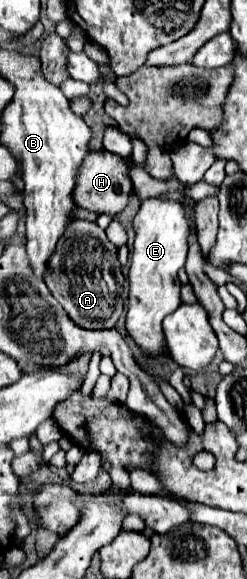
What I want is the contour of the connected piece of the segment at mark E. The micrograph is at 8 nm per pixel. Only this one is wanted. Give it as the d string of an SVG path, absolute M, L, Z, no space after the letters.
M154 196L142 200L134 218L134 256L130 264L130 310L126 328L130 336L148 352L160 354L164 346L162 320L180 306L180 280L178 270L184 268L188 254L190 228L186 222L184 206L178 200Z

